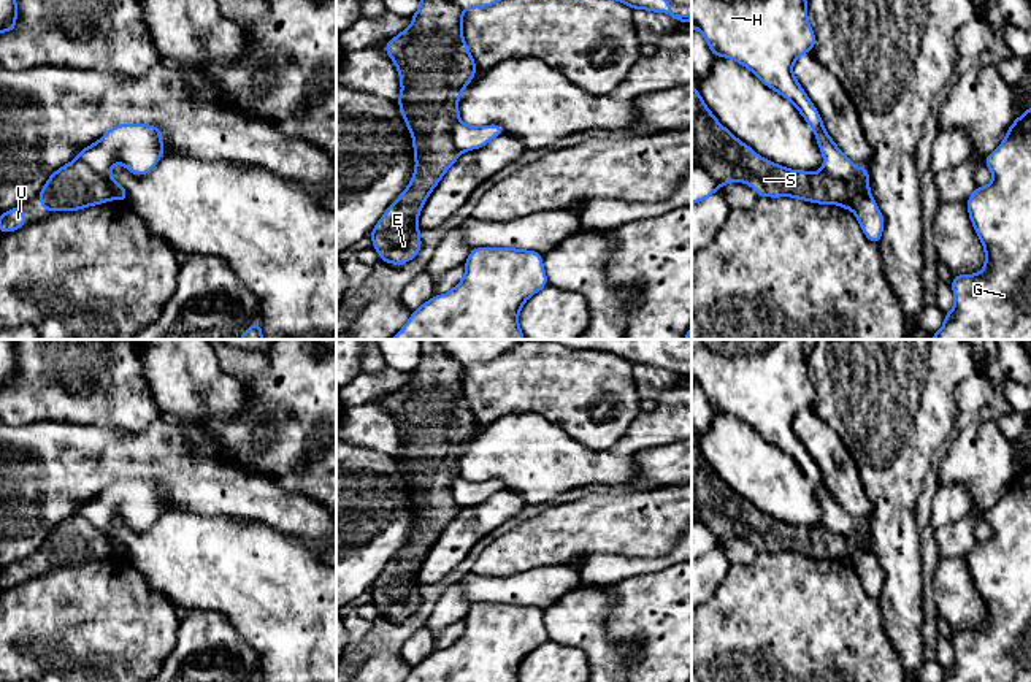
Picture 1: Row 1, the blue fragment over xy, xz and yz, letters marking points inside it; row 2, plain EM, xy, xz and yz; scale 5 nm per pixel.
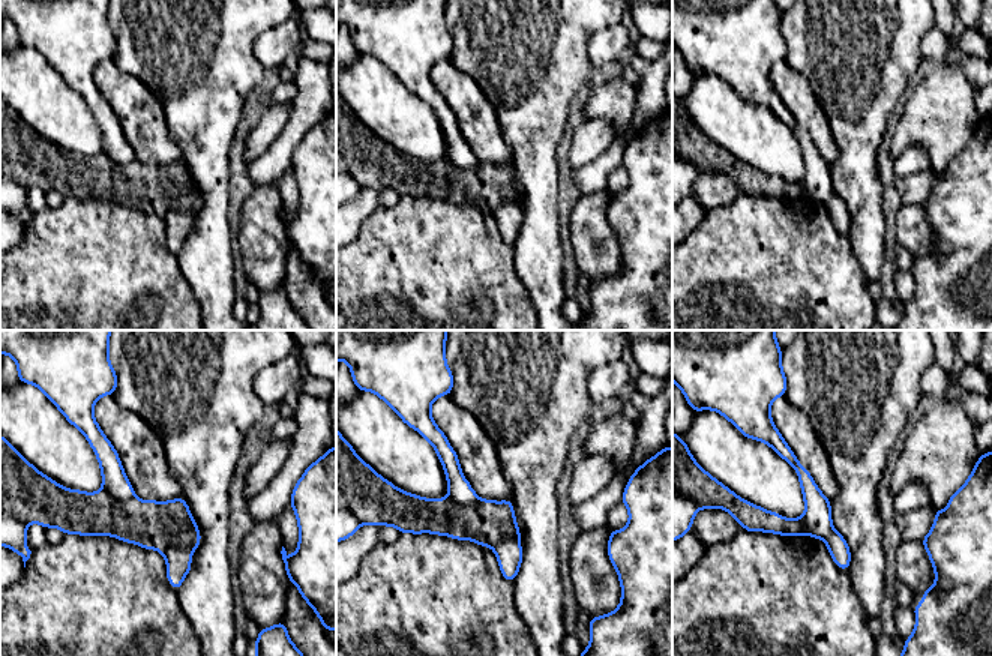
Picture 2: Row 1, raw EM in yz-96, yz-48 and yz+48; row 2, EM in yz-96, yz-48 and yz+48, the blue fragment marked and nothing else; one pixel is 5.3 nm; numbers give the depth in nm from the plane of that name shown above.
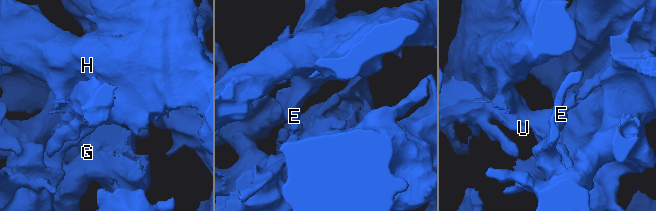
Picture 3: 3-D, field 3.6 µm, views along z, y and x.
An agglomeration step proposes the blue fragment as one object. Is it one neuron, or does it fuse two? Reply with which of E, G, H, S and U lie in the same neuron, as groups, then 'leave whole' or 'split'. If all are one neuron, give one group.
E S U / G H | split

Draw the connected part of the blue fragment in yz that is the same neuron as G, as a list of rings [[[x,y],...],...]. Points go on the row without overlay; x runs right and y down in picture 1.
[[[1031,463],[1017,473],[1002,498],[987,511],[993,536],[975,542],[966,555],[971,579],[985,604],[985,620],[977,630],[952,630],[953,665],[942,682],[1031,682]]]

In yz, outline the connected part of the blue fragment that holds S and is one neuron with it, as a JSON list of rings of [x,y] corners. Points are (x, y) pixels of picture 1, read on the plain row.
[[[693,439],[692,519],[706,523],[719,541],[745,538],[758,552],[791,552],[844,565],[871,552],[866,522],[855,522],[855,531],[844,539],[825,525],[807,528],[763,514],[717,476]]]

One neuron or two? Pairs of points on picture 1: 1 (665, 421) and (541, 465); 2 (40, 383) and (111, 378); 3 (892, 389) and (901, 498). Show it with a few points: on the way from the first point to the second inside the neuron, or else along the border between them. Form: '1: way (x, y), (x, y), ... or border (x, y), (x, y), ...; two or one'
1: way (635, 441), (609, 467), (571, 465); one
2: way (57, 379), (94, 378); one
3: way (892, 416), (893, 471); one

